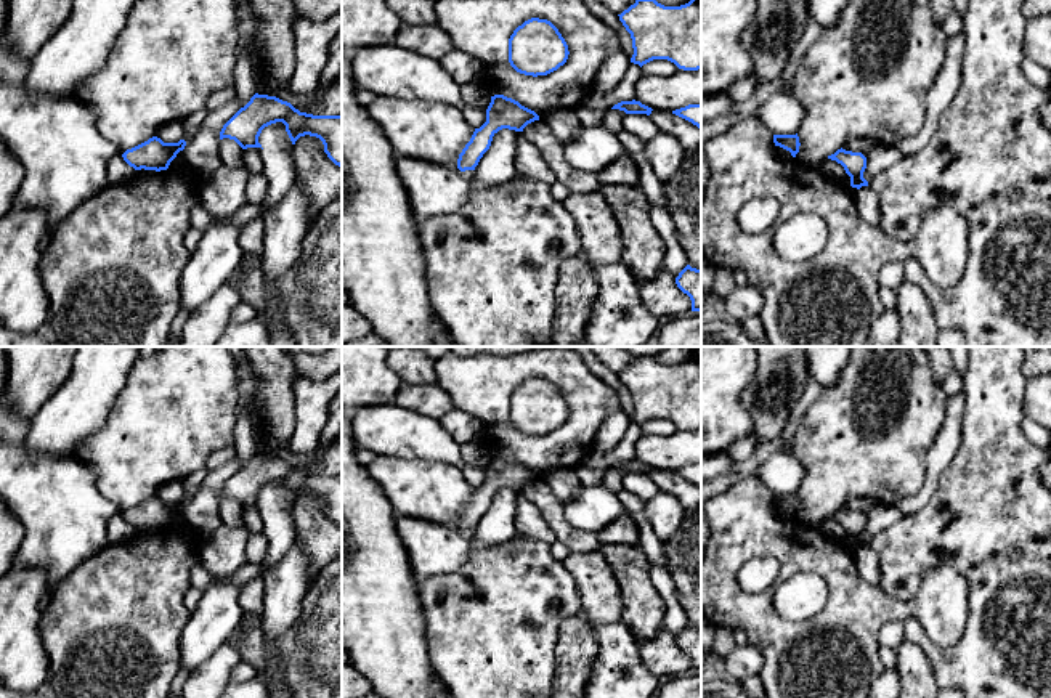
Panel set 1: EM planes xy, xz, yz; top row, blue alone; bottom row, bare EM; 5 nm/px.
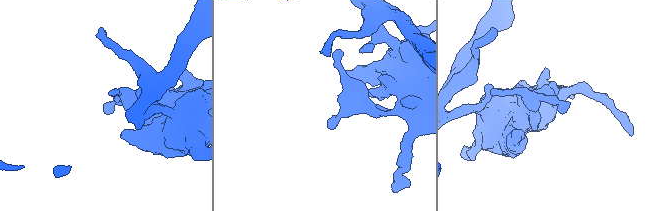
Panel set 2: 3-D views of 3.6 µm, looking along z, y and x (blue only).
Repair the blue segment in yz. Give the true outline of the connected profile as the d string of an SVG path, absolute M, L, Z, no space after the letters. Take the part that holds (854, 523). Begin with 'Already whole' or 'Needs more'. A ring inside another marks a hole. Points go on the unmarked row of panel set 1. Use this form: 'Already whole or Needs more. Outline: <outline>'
Already whole. Outline: M841 507L828 515L828 518L836 520L844 526L846 533L850 536L852 547L860 549L862 546L868 546L868 541L863 538L866 517L862 512L852 512Z

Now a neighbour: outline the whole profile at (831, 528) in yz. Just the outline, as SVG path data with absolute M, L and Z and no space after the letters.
M831 518L823 520L822 525L820 525L820 530L826 536L830 536L830 538L833 538L836 541L842 541L844 536L847 534L844 526L841 523L838 523L836 520L831 520Z

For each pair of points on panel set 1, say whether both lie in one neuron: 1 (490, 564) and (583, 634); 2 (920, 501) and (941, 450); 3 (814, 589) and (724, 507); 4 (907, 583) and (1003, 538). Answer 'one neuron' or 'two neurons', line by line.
1: two neurons
2: one neuron
3: two neurons
4: one neuron

